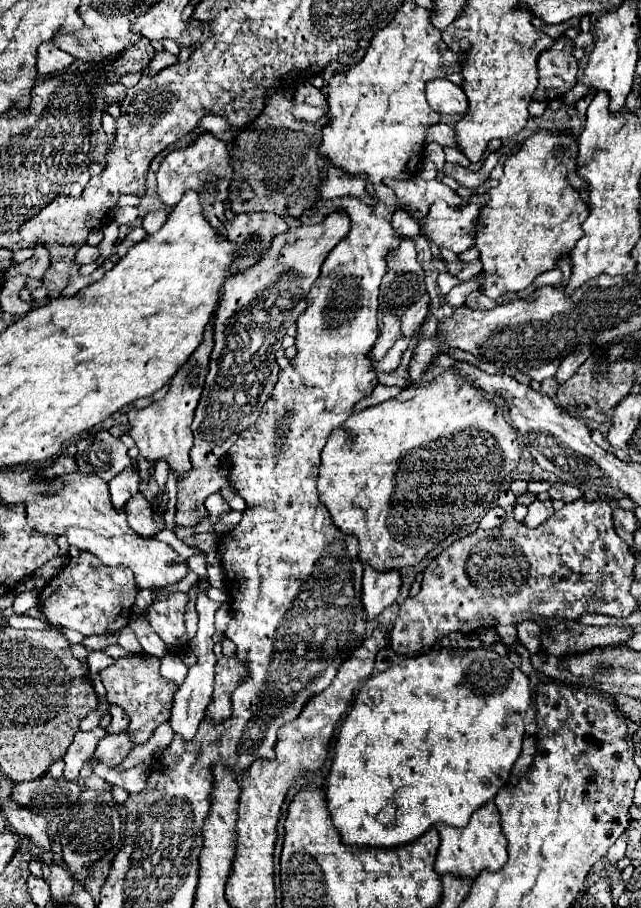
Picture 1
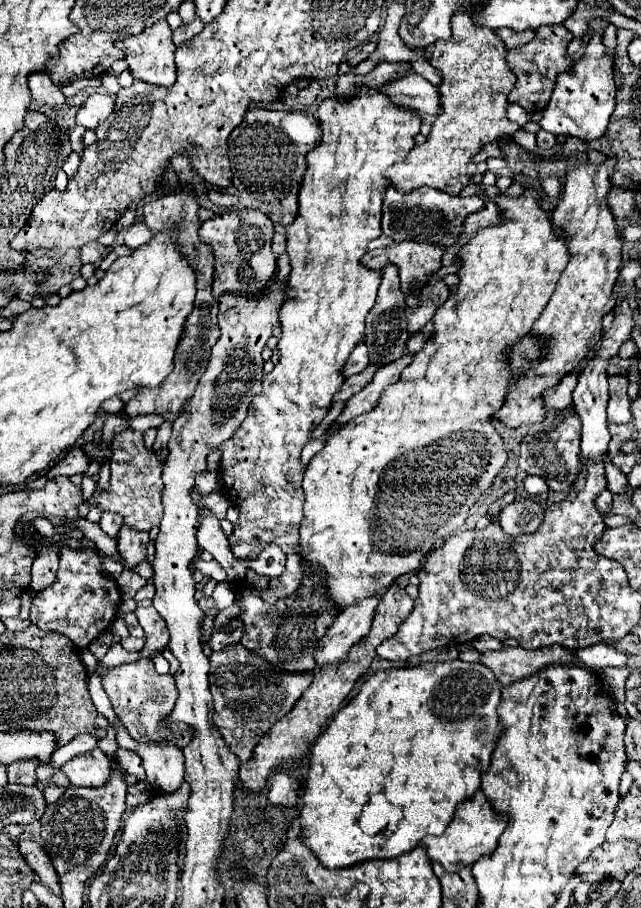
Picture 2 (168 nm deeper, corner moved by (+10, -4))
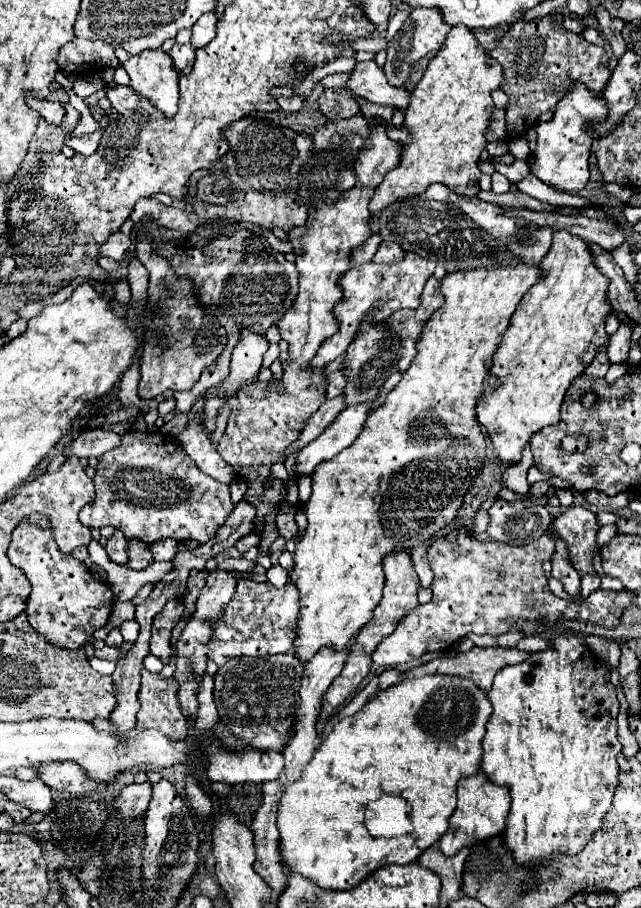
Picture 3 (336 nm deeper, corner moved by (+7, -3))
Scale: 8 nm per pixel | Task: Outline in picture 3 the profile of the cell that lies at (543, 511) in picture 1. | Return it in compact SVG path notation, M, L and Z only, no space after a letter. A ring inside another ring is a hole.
M497 498L487 514L489 538L509 546L523 546L531 540L537 540L553 522L547 508L529 498L521 498L515 502Z

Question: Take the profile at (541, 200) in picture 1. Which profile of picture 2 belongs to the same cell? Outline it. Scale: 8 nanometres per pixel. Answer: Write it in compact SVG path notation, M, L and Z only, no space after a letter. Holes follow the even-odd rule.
M524 185L524 193L520 197L508 197L500 195L494 199L498 211L500 211L500 223L482 227L476 231L476 235L462 245L458 251L460 259L464 261L464 267L458 271L460 283L458 289L452 297L448 297L446 303L442 303L434 315L434 339L426 343L414 357L412 365L404 369L404 379L400 379L396 385L388 387L380 403L374 411L364 413L340 427L328 441L322 451L318 451L304 473L304 493L306 493L306 503L304 503L304 525L300 527L300 553L308 561L308 565L322 565L326 569L326 585L328 585L328 595L344 609L346 605L352 605L358 599L364 599L368 595L384 593L400 575L414 573L420 569L424 557L446 537L454 535L464 521L468 519L470 507L478 501L478 497L492 485L496 475L502 471L502 467L508 461L508 451L504 445L504 439L498 435L494 429L494 413L504 405L504 395L506 395L506 383L512 375L512 369L506 365L506 349L516 343L520 337L524 337L536 317L540 317L544 305L548 303L548 297L552 295L556 281L564 267L568 265L568 245L564 245L564 237L552 229L552 219L550 213L546 213L540 203L542 203L542 193L534 187Z

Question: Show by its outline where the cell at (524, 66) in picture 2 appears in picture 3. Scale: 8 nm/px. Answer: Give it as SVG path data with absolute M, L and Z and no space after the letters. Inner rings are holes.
M547 14L535 22L519 20L509 26L505 36L497 40L497 46L489 52L489 56L503 66L501 90L509 96L505 112L507 134L511 138L533 128L541 112L555 112L557 102L567 96L571 84L587 84L591 92L599 94L611 76L605 50L589 44L579 34L565 30L561 22L561 14Z

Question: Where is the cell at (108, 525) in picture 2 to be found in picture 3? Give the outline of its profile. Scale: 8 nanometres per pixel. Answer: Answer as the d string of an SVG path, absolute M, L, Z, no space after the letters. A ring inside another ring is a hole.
M115 530L113 538L109 538L105 550L107 550L107 556L111 558L111 562L121 564L121 566L127 564L127 540L121 530Z

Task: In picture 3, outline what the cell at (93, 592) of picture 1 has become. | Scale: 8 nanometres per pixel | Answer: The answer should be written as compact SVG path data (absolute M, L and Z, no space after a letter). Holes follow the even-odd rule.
M19 522L13 530L13 538L7 550L11 564L19 566L31 582L31 594L27 598L29 624L45 636L49 644L57 648L77 650L95 630L103 628L109 620L109 604L113 592L107 584L95 580L83 562L71 554L61 554L53 540L51 530L43 530L33 522Z

